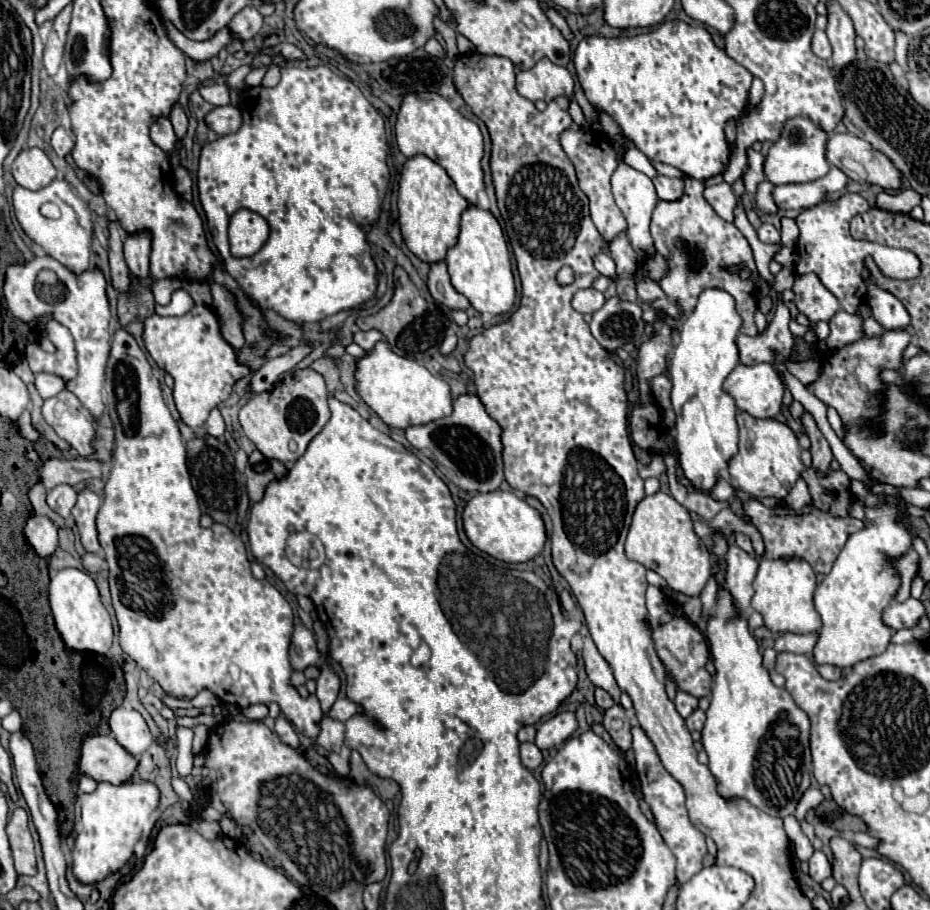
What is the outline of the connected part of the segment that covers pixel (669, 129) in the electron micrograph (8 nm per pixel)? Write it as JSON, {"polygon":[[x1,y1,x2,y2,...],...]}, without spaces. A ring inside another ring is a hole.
{"polygon":[[671,20,663,22,653,32,633,38,591,36,579,42,573,62,581,88,593,108,609,114,617,122,621,138,641,150,647,158,671,164,685,176,697,180,705,180,725,170,731,150,723,128,729,120,741,120,745,116,753,74,731,60,725,50,717,48,703,26,689,26,681,20]]}

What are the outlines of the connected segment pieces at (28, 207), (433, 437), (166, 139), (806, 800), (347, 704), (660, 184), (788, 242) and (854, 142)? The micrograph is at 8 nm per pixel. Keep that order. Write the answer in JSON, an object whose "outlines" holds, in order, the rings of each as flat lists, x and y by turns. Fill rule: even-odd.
{"outlines":[[[53,180,49,186,41,188,41,190,27,190,17,186,13,192,13,208,15,208,15,216,21,224,21,228,25,230,25,234,37,242,49,256,53,256,55,260,59,260,63,266,71,268,73,272,83,272,89,268,89,240,93,234,93,222,91,222,91,214,87,210,87,204,71,190,71,186,65,180],[43,202,55,202,61,210,61,216,57,220,53,218,45,218,41,214,41,204]],[[473,392,459,394,453,400,453,414,433,420,423,426,409,426,405,438,413,448,431,458,437,466,447,468,453,474,449,478,465,492,493,492,503,482,503,442,501,426,485,412,479,396]],[[159,116,153,124,151,124,151,140,163,148,167,154,173,150,177,138,175,138,175,132,173,132,173,124,169,118,165,116]],[[809,788,809,790,801,796,801,800,799,800,799,804,797,804,795,818,801,822,801,820,805,818,805,814,807,814,809,810,813,810,817,804,821,804,823,800,825,800,825,796,823,796,817,788]],[[339,698,339,700,333,704,329,716,335,718,335,720,339,720,339,722,345,722,347,718,351,718,351,716,355,716,355,714,361,714,361,712,363,712,361,704,351,702,351,700,347,700,347,698,343,698,343,700]],[[657,176,653,178,653,184,657,188,657,196,661,200,677,200,683,192,683,178,667,178,667,176]],[[783,218,781,224,783,224,783,228,781,228,781,242,783,242,785,246,795,246,797,236,799,236,799,230,797,230,795,220,791,220,791,218]],[[829,134,825,158,831,166,841,168,855,182,869,182,879,188,901,188,901,172,889,158,877,152,869,142,853,134]]]}

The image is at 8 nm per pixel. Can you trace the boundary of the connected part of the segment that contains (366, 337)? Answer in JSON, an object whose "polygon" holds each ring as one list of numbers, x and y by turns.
{"polygon":[[359,330,359,332,353,334,353,342,359,344,363,350,371,350,377,340,383,340,383,334,377,332,377,330,369,330,369,332,361,332]]}

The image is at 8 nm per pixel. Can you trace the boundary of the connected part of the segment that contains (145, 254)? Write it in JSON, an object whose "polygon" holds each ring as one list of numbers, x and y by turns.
{"polygon":[[149,232,129,234,125,240,125,262,129,266,131,276,141,282,149,276,149,250,151,250,151,236]]}

